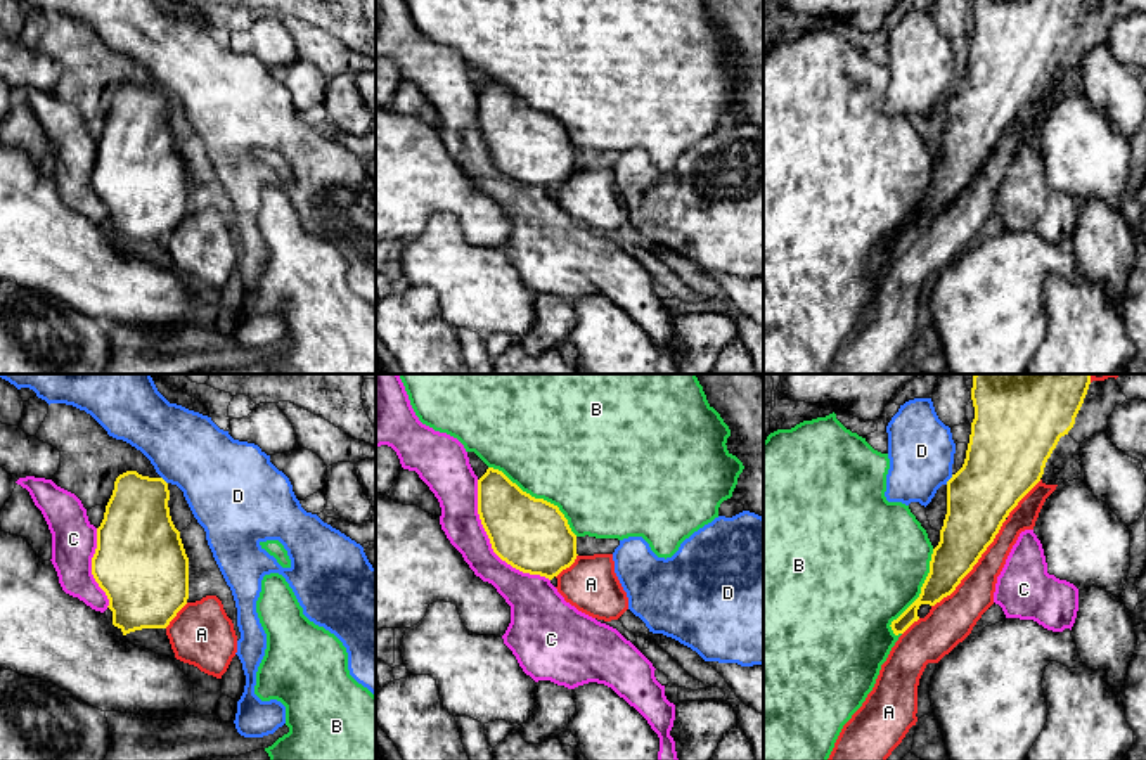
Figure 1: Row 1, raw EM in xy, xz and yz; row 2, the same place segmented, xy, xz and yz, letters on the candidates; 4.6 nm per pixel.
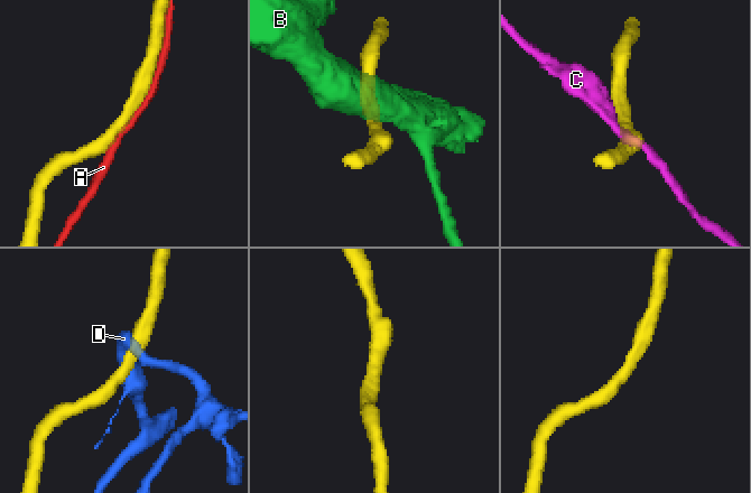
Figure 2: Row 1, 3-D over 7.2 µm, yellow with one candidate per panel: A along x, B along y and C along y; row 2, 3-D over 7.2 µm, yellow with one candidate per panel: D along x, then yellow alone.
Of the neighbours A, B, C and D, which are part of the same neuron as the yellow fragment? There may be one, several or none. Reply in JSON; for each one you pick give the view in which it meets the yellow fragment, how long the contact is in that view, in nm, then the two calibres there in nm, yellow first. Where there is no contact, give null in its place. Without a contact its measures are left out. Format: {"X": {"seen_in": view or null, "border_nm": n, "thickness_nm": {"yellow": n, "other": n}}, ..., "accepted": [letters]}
{"A": {"seen_in": "yz", "border_nm": 550, "thickness_nm": {"yellow": 280, "other": 200}}, "accepted": ["A"]}

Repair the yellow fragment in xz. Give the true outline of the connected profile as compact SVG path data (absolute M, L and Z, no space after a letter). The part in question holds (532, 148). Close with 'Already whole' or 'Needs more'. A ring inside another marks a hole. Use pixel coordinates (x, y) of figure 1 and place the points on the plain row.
M488 80L478 92L478 126L493 164L512 180L549 192L576 171L576 147L557 118L535 111L512 95L502 83Z. Already whole

